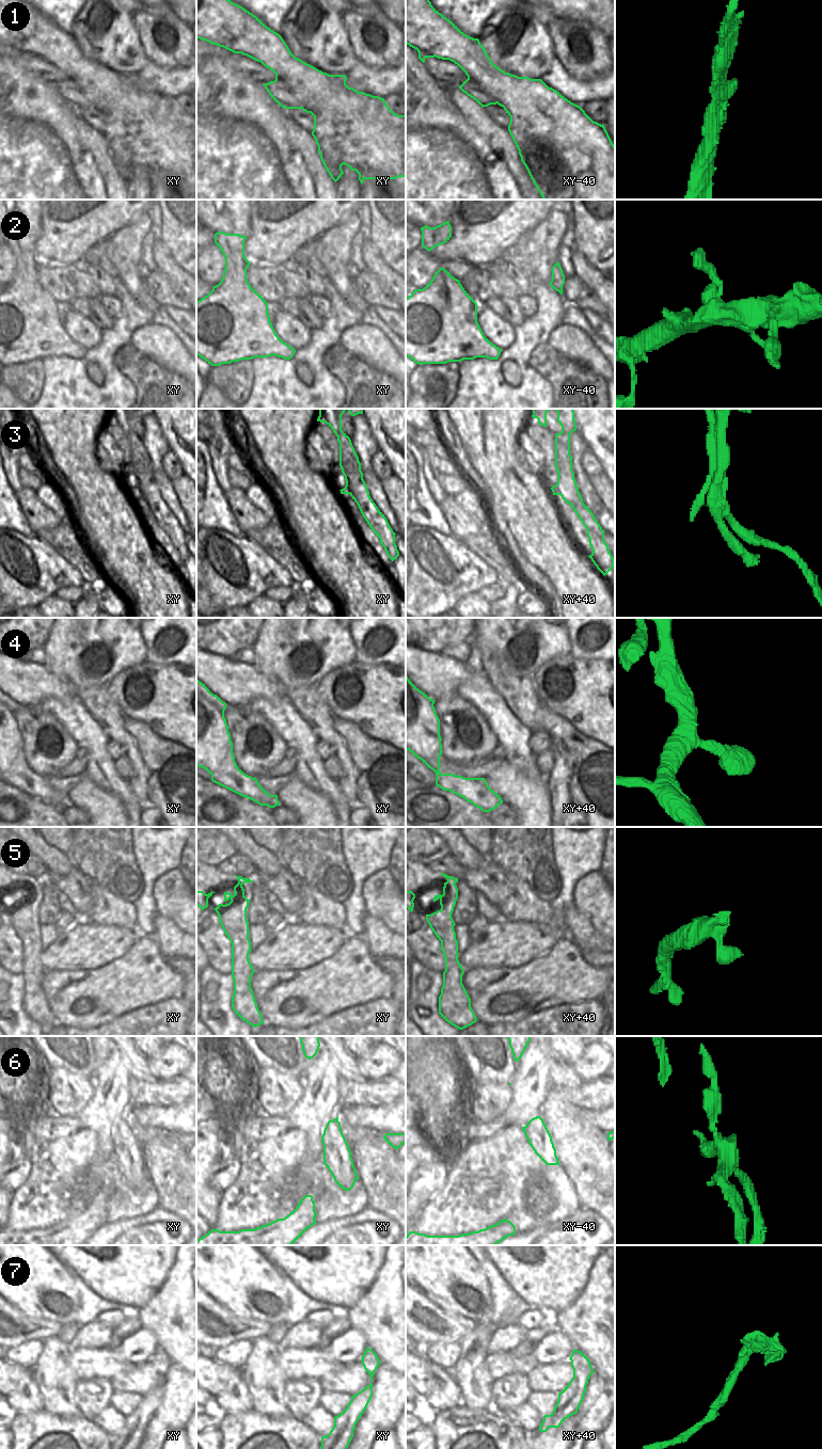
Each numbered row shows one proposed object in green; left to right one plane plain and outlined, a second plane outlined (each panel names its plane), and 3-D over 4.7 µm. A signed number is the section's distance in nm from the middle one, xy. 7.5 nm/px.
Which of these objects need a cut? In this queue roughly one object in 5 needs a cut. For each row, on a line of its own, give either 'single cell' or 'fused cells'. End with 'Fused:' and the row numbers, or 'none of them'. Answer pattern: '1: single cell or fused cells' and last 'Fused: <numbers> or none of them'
1: single cell
2: single cell
3: fused cells
4: single cell
5: single cell
6: fused cells
7: fused cells
Fused: 3, 6, 7

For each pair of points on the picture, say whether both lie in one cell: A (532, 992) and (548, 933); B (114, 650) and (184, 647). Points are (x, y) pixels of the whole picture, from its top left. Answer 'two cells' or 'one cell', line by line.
A: two cells
B: two cells

